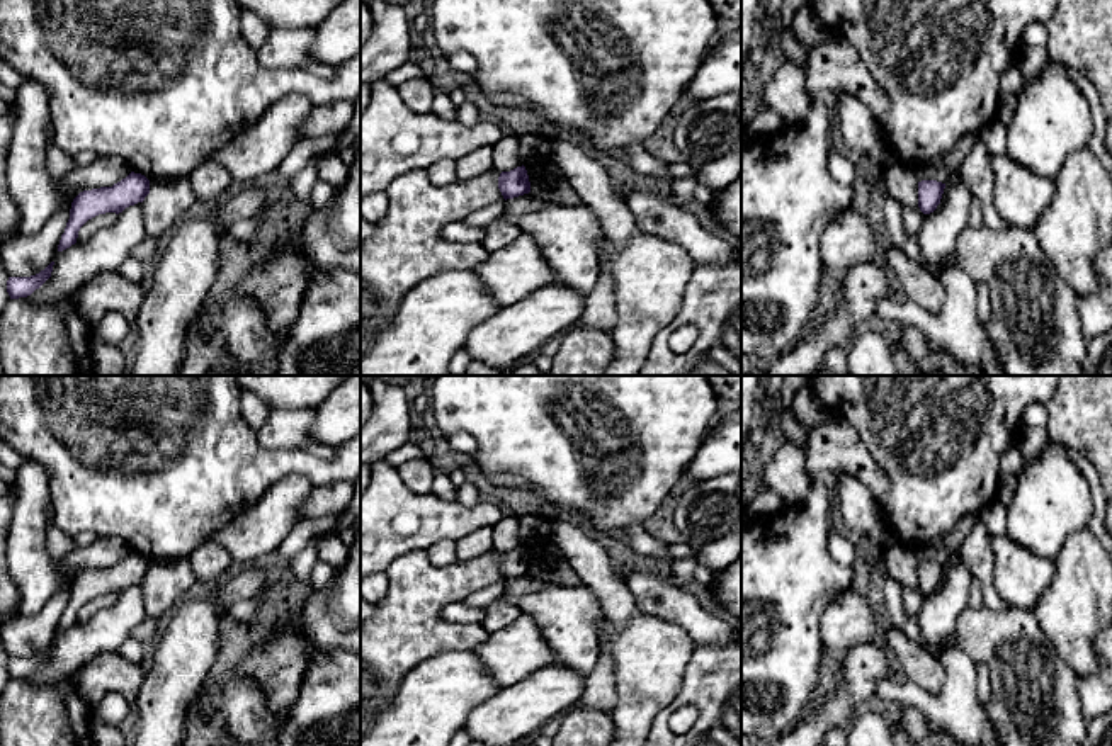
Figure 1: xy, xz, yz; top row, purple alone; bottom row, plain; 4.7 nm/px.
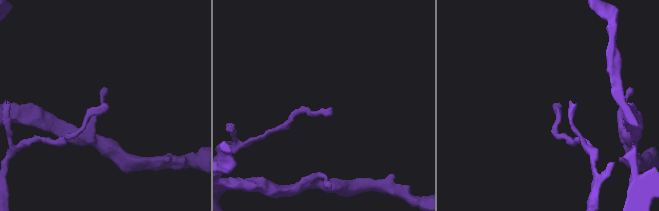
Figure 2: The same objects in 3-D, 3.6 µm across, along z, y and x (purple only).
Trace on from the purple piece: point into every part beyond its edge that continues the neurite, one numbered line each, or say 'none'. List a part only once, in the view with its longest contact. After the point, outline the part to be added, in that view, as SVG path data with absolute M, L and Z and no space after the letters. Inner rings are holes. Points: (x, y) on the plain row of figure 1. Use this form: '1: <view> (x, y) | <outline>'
none

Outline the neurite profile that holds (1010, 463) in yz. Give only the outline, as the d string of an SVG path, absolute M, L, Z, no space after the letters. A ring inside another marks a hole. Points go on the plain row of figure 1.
M1015 438L1001 454L1000 472L1001 476L1010 476L1020 472L1022 467L1022 452L1020 442Z

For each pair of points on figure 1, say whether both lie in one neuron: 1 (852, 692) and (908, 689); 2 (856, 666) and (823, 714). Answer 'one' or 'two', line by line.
1: two
2: one

